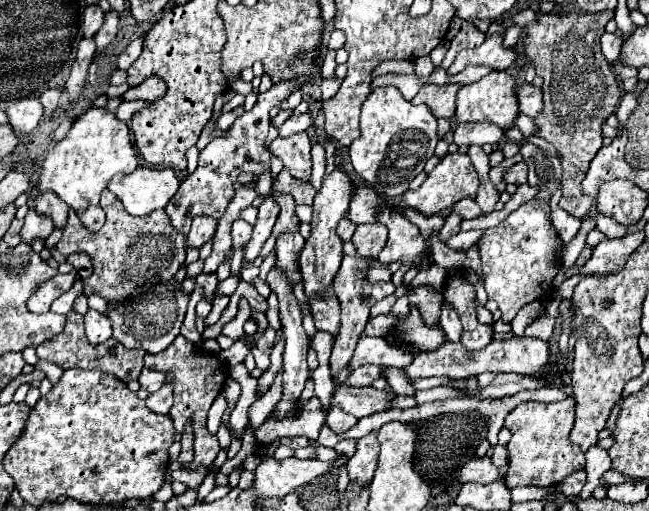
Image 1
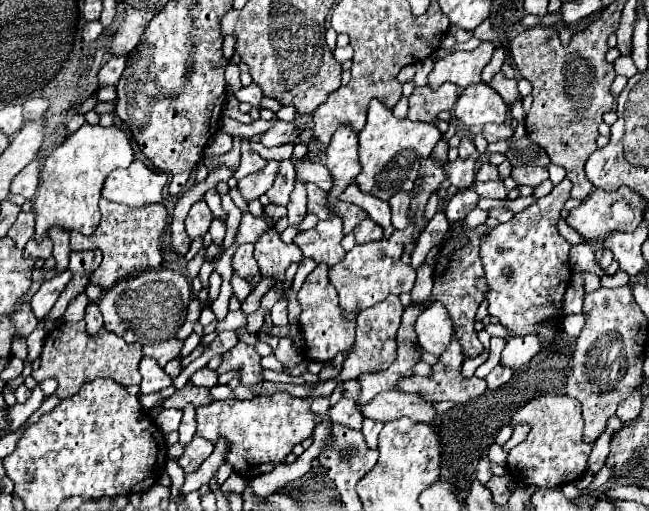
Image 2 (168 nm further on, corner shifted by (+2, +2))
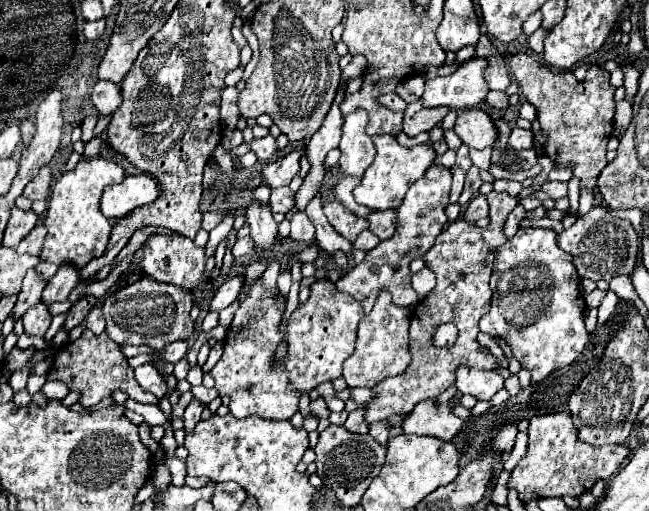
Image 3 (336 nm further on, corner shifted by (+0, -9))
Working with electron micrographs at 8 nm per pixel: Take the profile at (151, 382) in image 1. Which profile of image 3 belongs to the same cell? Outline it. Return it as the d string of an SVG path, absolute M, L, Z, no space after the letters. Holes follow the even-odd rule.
M145 364L145 366L135 368L135 378L137 378L137 382L141 384L141 388L145 388L145 390L151 392L151 394L155 394L157 398L163 398L163 396L167 394L165 378L159 376L159 372L157 372L153 366Z

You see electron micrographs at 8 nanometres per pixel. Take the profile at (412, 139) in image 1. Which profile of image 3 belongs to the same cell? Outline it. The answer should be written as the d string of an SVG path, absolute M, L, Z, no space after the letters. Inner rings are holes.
M385 134L385 136L375 136L373 144L377 148L377 156L375 162L365 170L361 184L353 190L353 196L357 200L357 204L371 208L371 210L387 210L387 208L399 208L399 204L403 202L407 188L419 180L423 176L423 172L433 164L435 160L435 150L431 148L431 144L421 144L415 148L403 148L393 136Z

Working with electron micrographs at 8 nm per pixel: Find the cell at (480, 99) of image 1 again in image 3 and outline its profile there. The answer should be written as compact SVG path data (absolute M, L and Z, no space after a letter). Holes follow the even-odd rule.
M481 108L463 110L457 116L453 130L465 146L475 148L475 150L483 150L487 146L493 146L495 138L497 138L495 124L493 124L491 116Z

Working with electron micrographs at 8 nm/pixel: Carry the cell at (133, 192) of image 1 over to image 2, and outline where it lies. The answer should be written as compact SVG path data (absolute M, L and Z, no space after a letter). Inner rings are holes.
M133 161L127 169L113 171L103 185L103 197L129 207L141 207L163 201L167 175L147 169L141 161Z

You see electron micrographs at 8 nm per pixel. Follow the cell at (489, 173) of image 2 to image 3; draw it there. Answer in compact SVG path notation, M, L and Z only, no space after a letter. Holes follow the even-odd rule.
M491 192L487 196L491 214L489 214L489 226L477 228L475 224L467 224L463 220L447 224L447 228L437 236L433 248L423 256L425 266L435 272L437 286L417 304L411 318L411 354L413 360L409 368L395 376L387 378L381 384L377 384L373 390L377 392L377 398L369 402L365 408L365 422L379 422L387 420L391 414L399 412L411 412L415 404L433 398L441 392L445 392L449 386L455 383L455 370L459 366L471 366L479 370L493 370L493 368L507 368L509 358L507 356L491 356L485 354L483 348L477 342L479 334L479 320L489 312L491 308L491 288L489 278L493 272L493 260L495 250L507 242L503 234L503 224L509 216L509 212L517 206L517 198L509 194ZM451 322L459 328L457 342L449 348L437 348L433 346L433 334L439 324Z

